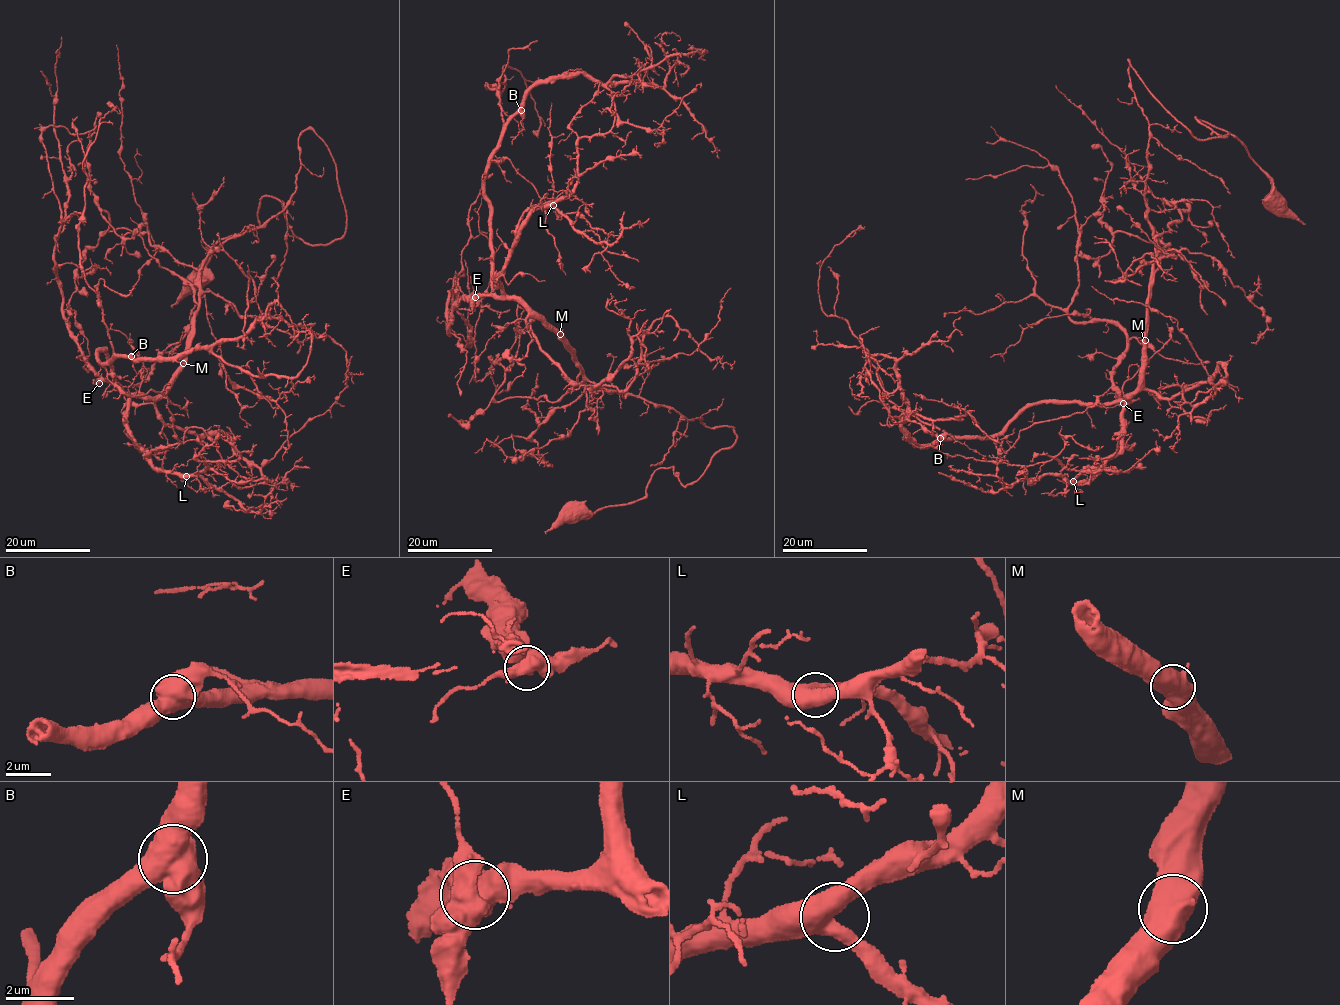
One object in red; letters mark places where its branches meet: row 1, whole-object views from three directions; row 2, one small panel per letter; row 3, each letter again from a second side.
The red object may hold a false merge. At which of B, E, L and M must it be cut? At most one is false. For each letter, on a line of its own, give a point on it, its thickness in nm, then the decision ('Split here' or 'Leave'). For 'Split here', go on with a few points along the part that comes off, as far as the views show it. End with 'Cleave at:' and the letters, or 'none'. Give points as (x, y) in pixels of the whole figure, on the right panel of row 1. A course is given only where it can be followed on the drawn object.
B: Place: (940, 438). Thickness 750 nm. Split here. Course of the part to remove: (940, 439), (950, 435), (986, 457)
E: Place: (1123, 403). Thickness 600 nm. Leave
L: Place: (1073, 481). Thickness 500 nm. Leave
M: Place: (1145, 340). Thickness 480 nm. Leave
Cleave at: B

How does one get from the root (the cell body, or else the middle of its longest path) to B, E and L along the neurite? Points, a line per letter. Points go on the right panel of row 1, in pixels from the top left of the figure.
B: (1272, 203), (1239, 139), (1195, 116), (1227, 135), (1193, 137), (1129, 61), (1144, 376), (940, 439)
E: (1272, 203), (1239, 139), (1195, 116), (1227, 135), (1193, 137), (1129, 61), (1155, 264), (1144, 376), (1123, 403)
L: (1272, 203), (1239, 139), (1195, 116), (1227, 135), (1193, 137), (1129, 61), (1144, 376), (1123, 447), (1073, 481)

